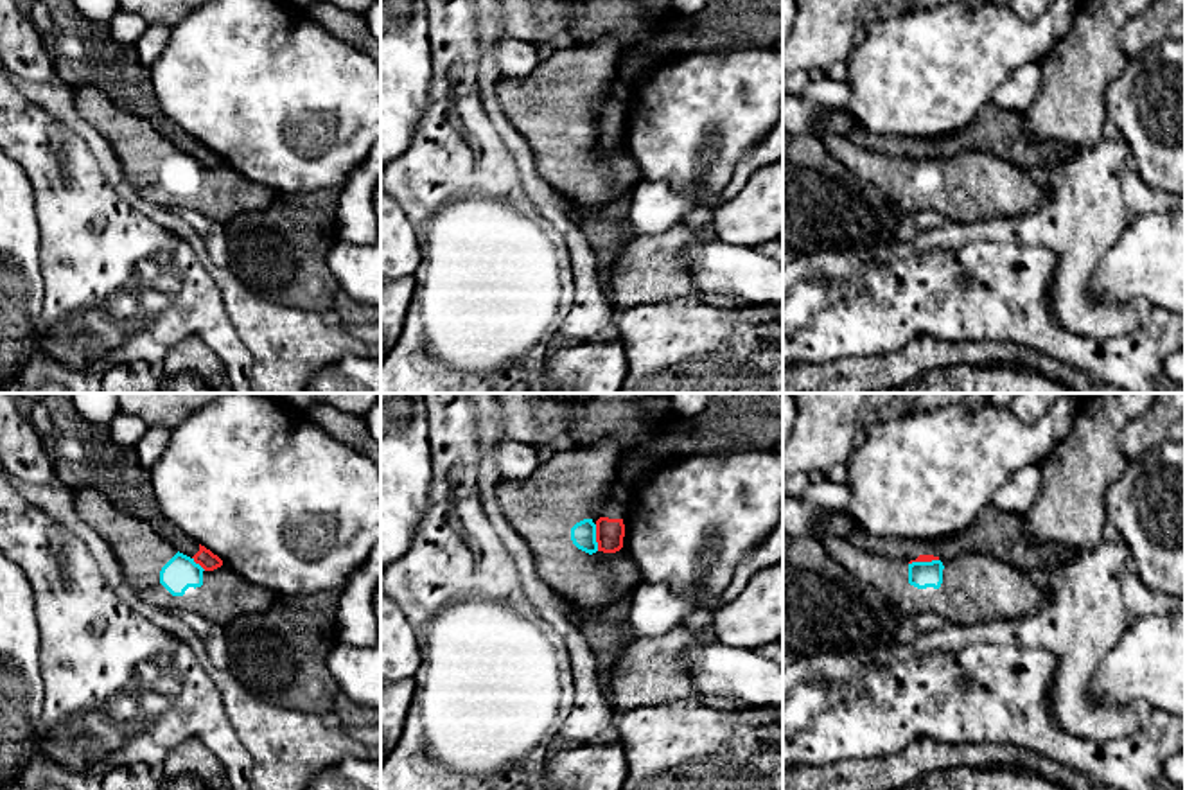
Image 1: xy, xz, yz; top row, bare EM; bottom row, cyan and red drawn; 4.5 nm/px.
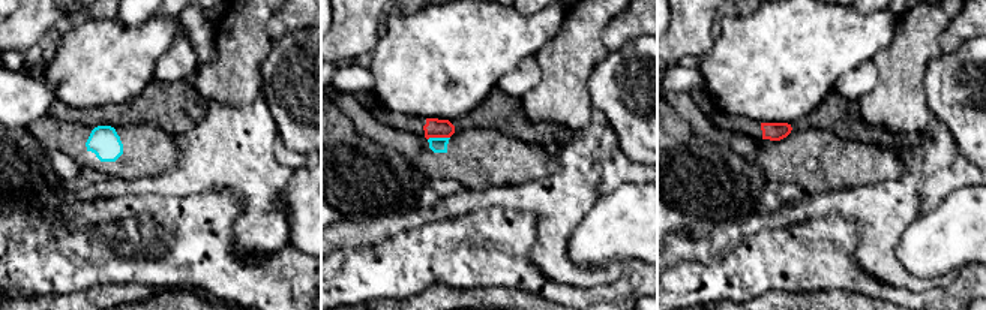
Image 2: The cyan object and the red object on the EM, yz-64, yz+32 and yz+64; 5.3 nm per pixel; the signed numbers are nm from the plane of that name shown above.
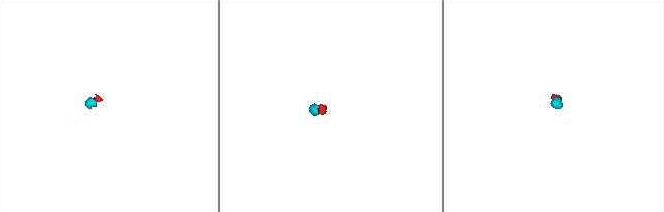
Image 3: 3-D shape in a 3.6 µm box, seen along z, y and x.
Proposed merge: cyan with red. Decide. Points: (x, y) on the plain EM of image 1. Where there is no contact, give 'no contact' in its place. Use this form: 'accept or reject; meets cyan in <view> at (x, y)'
reject; meets cyan in xz at (595, 135)

